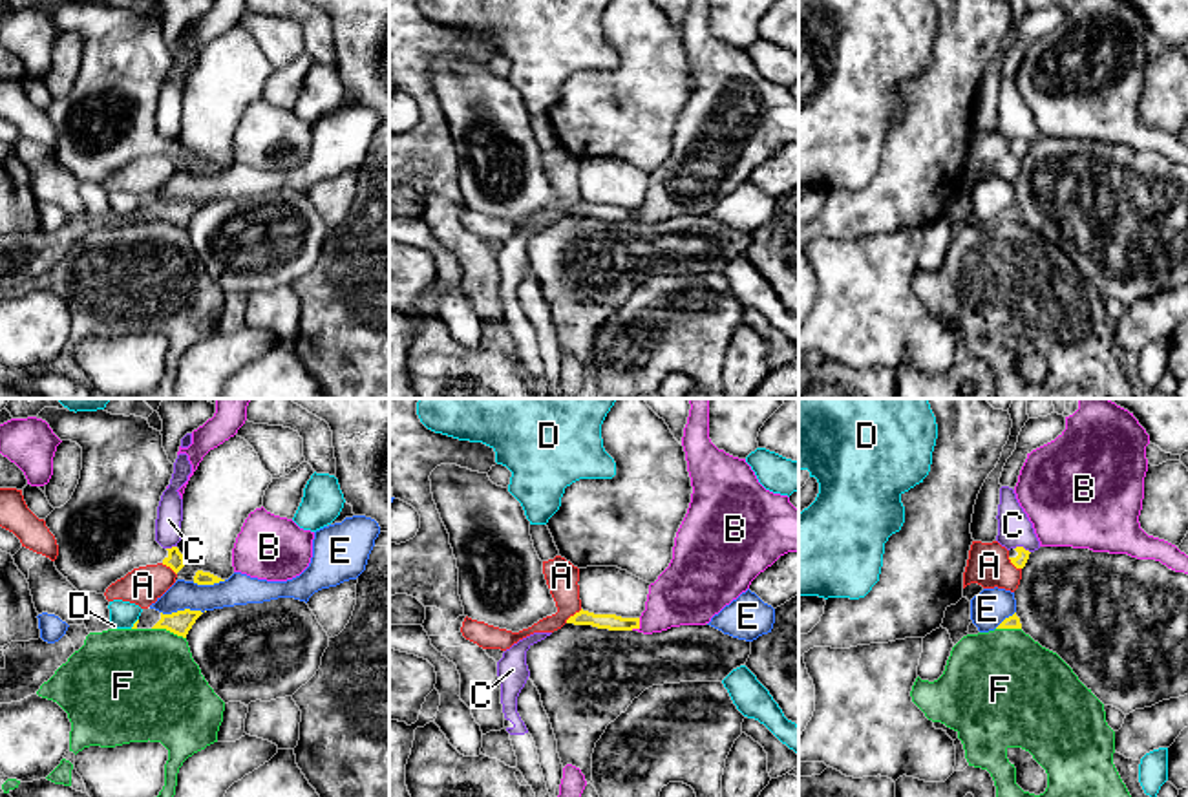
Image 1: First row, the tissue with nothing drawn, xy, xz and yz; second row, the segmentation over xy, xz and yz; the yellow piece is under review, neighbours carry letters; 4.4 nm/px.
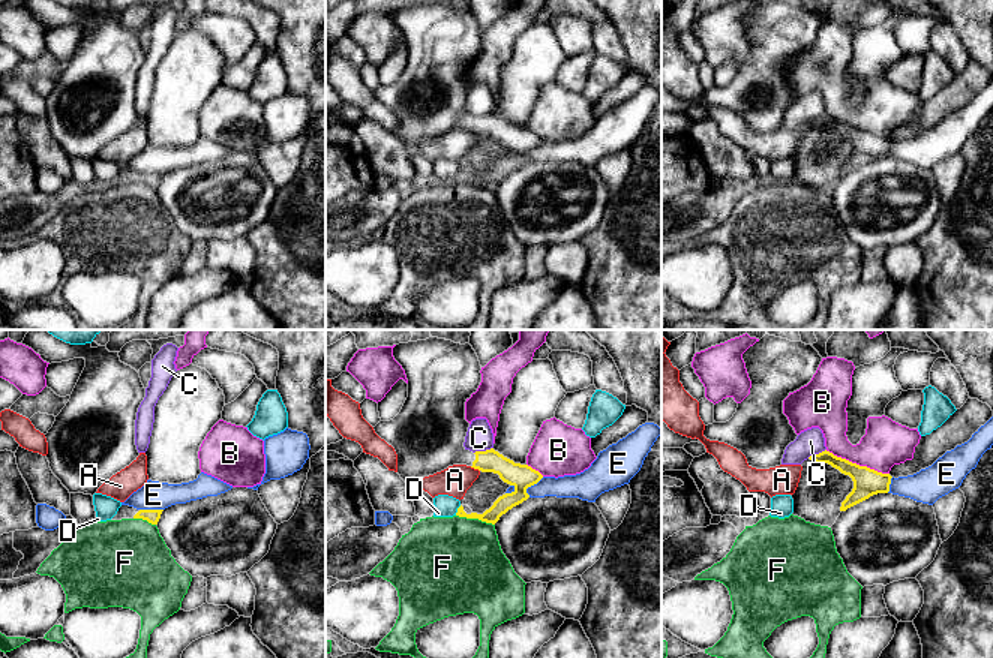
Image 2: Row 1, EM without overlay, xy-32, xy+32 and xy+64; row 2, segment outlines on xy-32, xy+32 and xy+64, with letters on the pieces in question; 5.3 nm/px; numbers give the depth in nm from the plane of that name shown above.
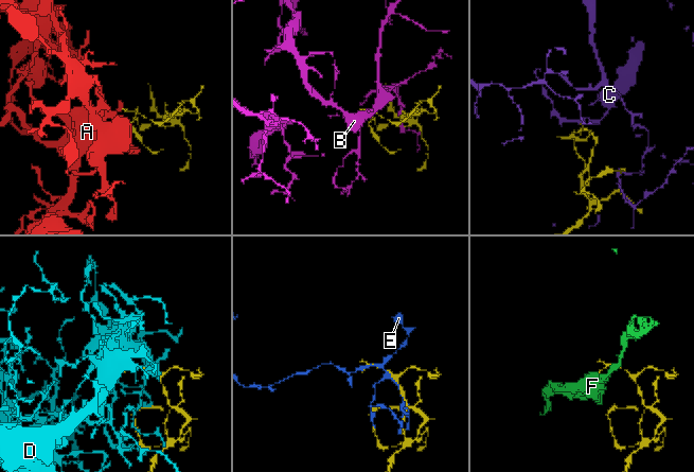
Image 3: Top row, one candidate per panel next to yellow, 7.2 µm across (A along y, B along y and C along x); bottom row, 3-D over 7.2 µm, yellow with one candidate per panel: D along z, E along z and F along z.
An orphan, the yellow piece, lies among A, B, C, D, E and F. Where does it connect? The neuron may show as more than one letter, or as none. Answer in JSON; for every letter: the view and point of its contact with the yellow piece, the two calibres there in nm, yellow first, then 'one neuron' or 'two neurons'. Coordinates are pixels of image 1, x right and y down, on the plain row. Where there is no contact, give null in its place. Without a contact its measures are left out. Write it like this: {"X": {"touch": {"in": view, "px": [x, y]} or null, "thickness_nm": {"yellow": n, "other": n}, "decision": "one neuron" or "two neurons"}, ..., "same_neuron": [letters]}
{"A": {"touch": {"in": "xz", "px": [574, 205]}, "thickness_nm": {"yellow": 70, "other": 150}, "decision": "two neurons"}, "B": {"touch": {"in": "xz", "px": [638, 216]}, "thickness_nm": {"yellow": 70, "other": 280}, "decision": "two neurons"}, "C": {"touch": {"in": "yz", "px": [1022, 138]}, "thickness_nm": {"yellow": 60, "other": 150}, "decision": "two neurons"}, "D": {"touch": {"in": "xy", "px": [134, 214]}, "thickness_nm": {"yellow": 20, "other": 120}, "decision": "two neurons"}, "E": {"touch": {"in": "xy", "px": [185, 200]}, "thickness_nm": {"yellow": 100, "other": 140}, "decision": "two neurons"}, "F": {"touch": {"in": "xy", "px": [169, 220]}, "thickness_nm": {"yellow": 100, "other": 460}, "decision": "two neurons"}, "same_neuron": []}

